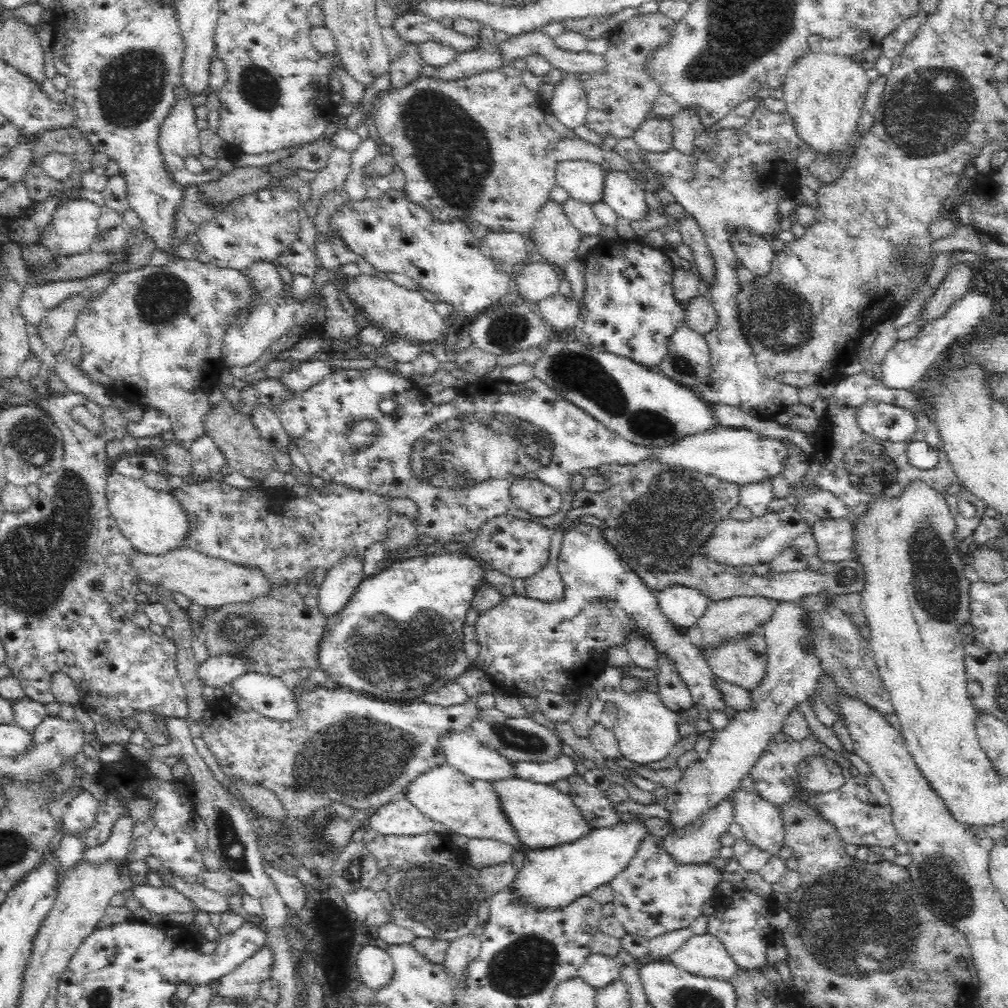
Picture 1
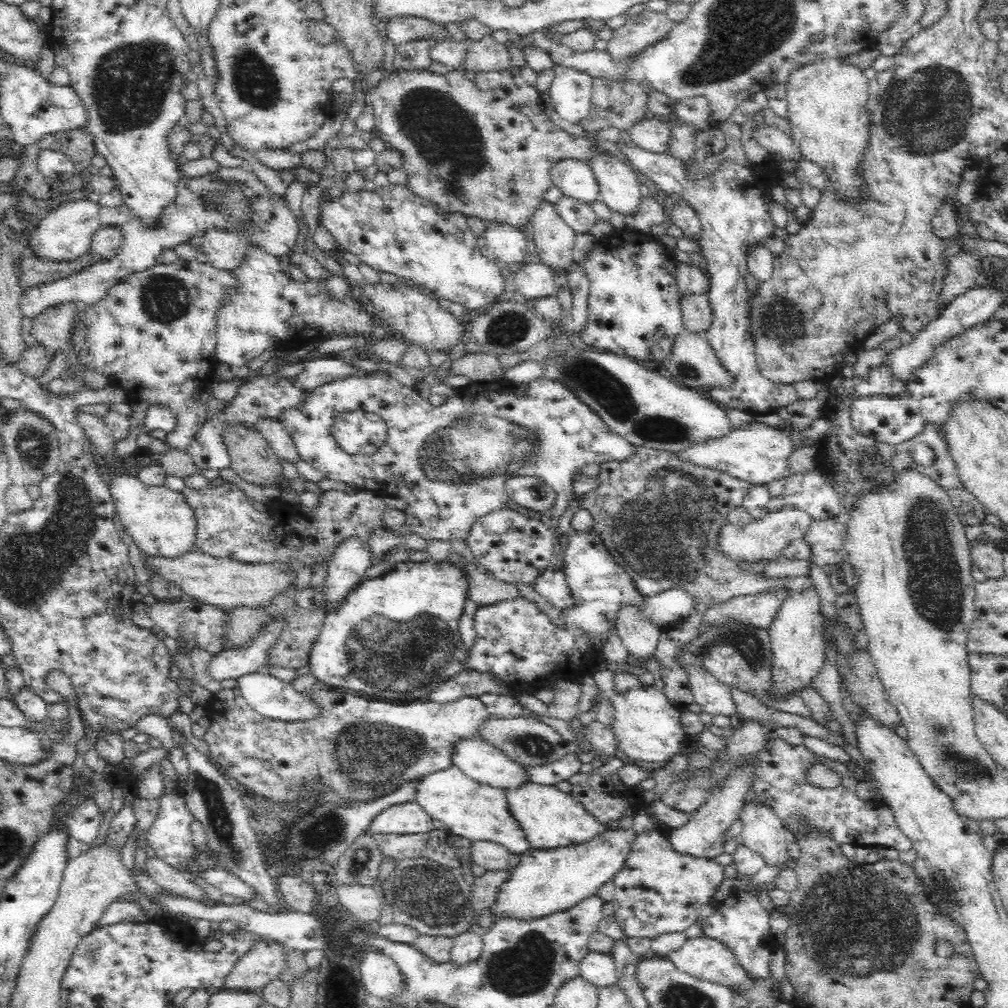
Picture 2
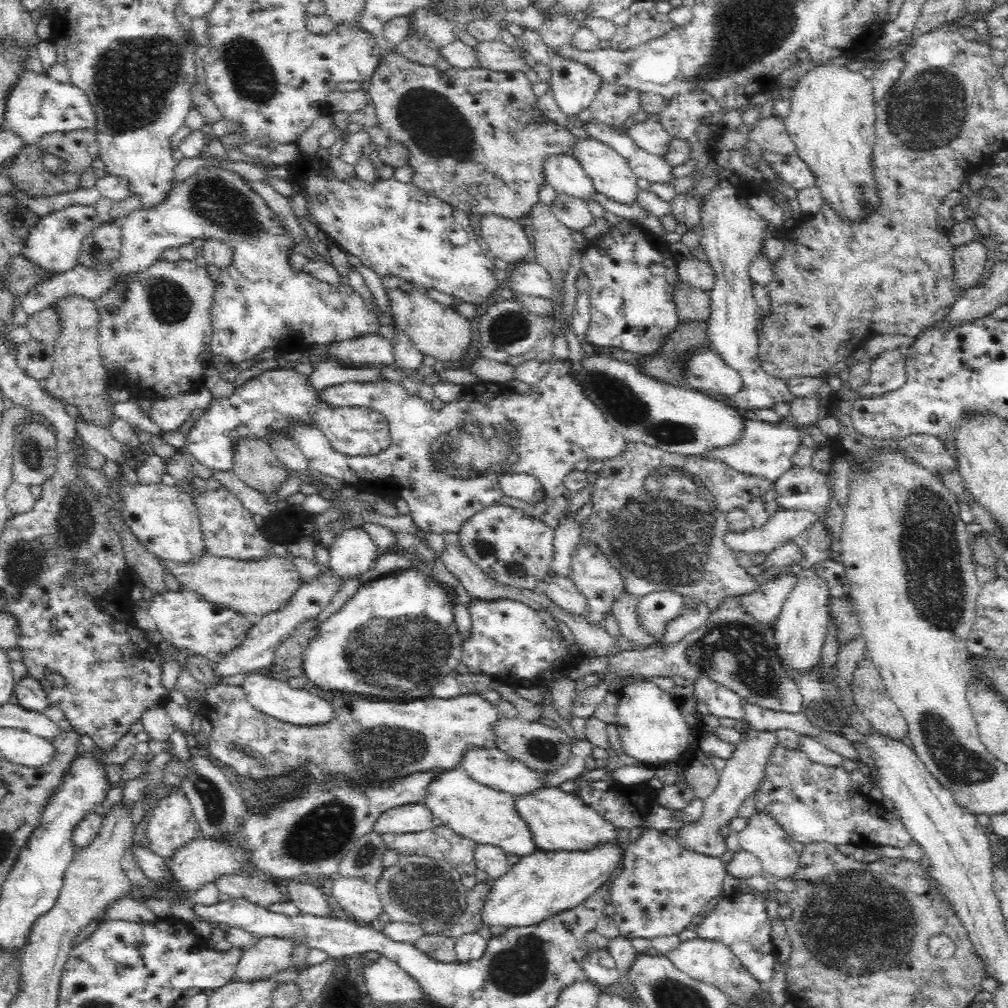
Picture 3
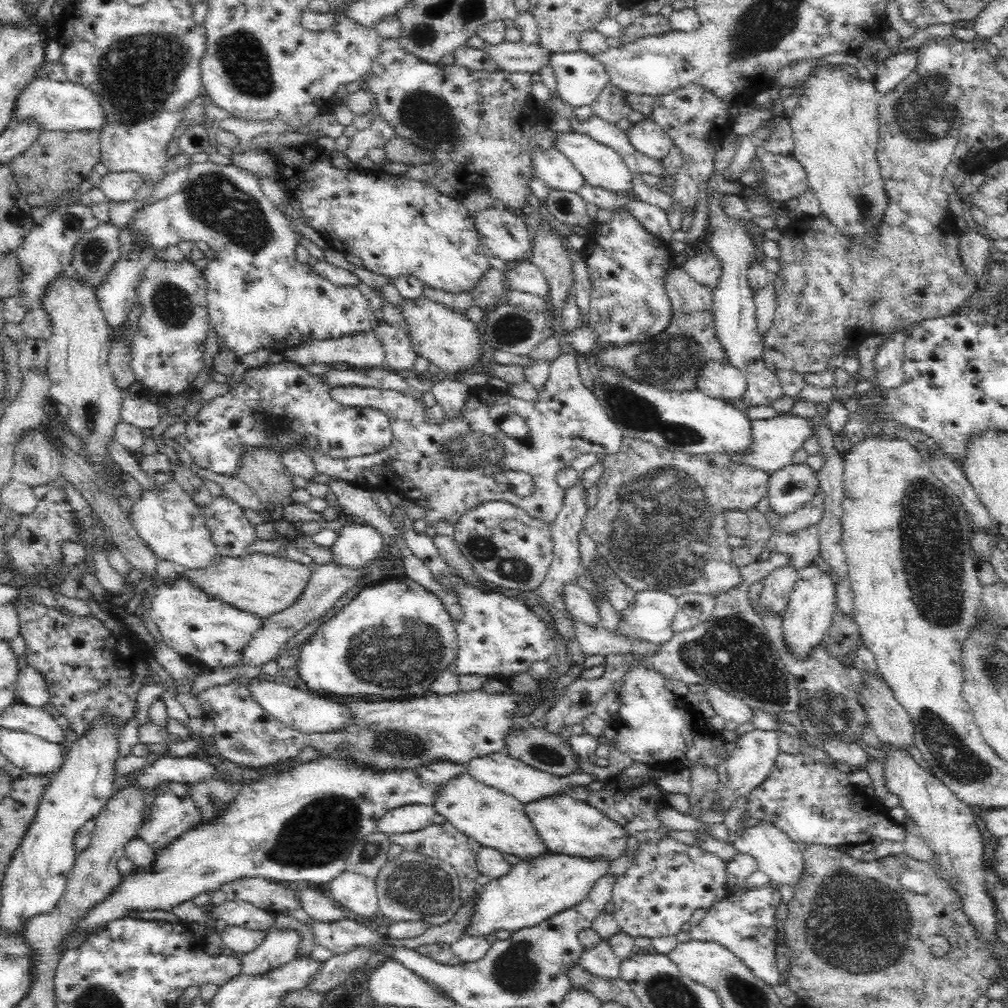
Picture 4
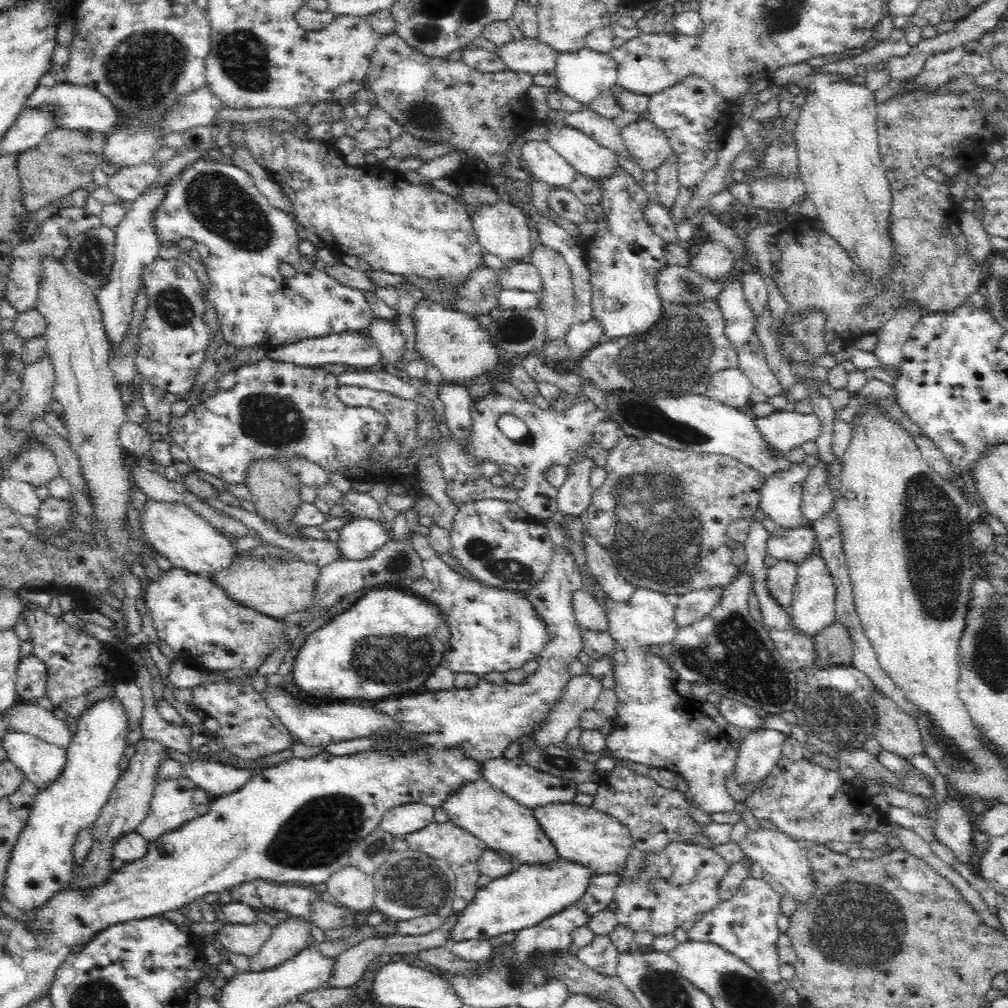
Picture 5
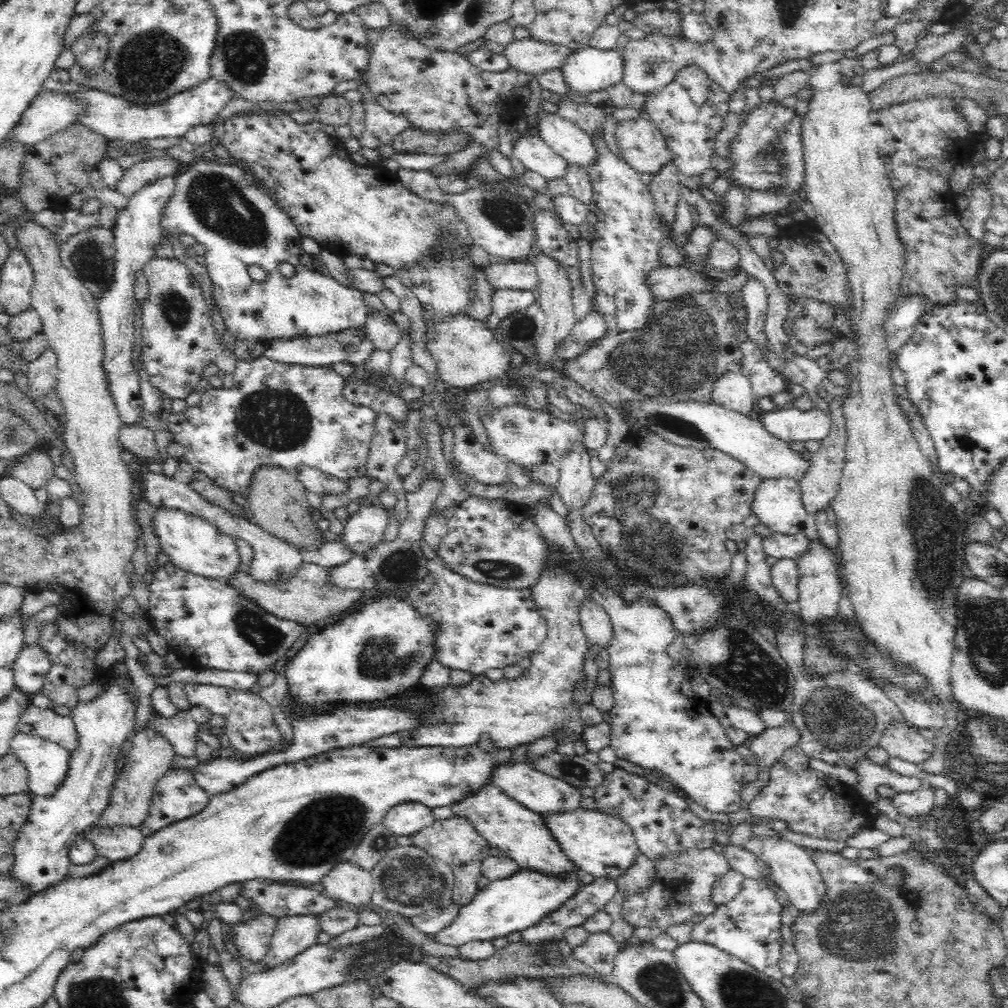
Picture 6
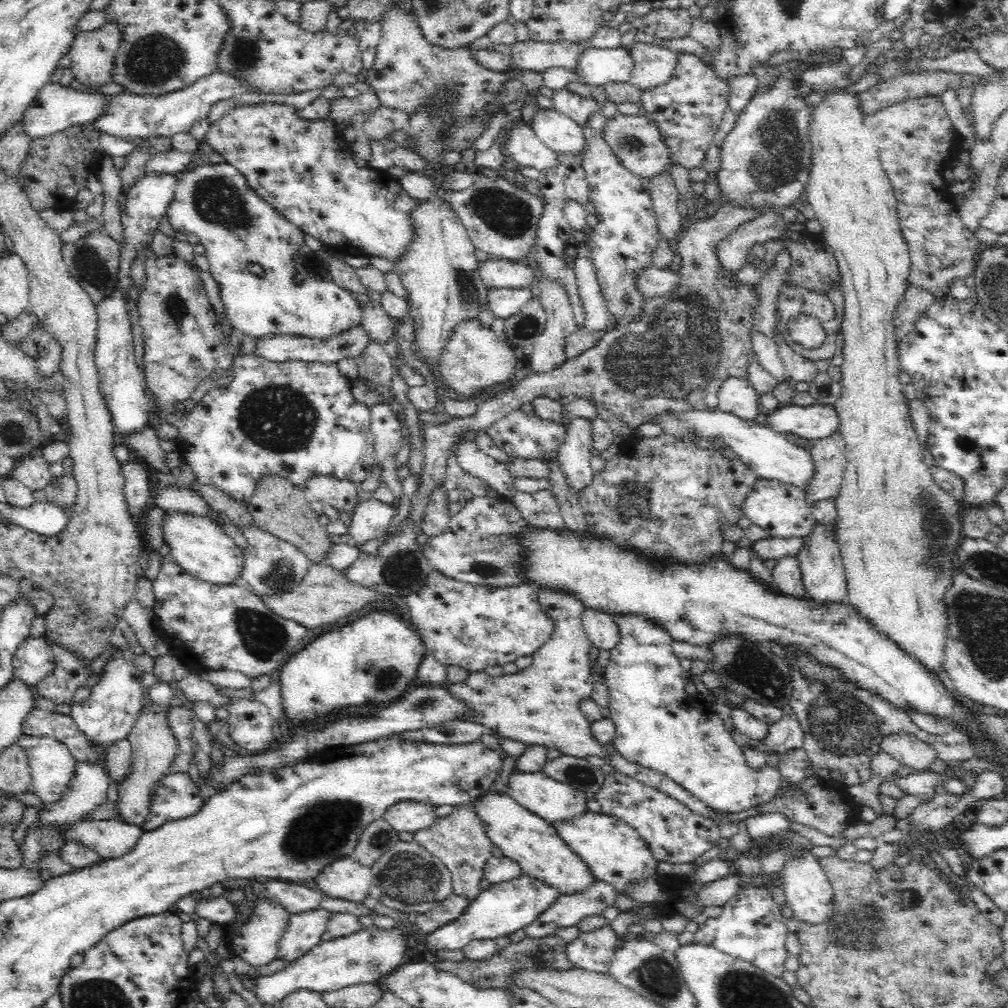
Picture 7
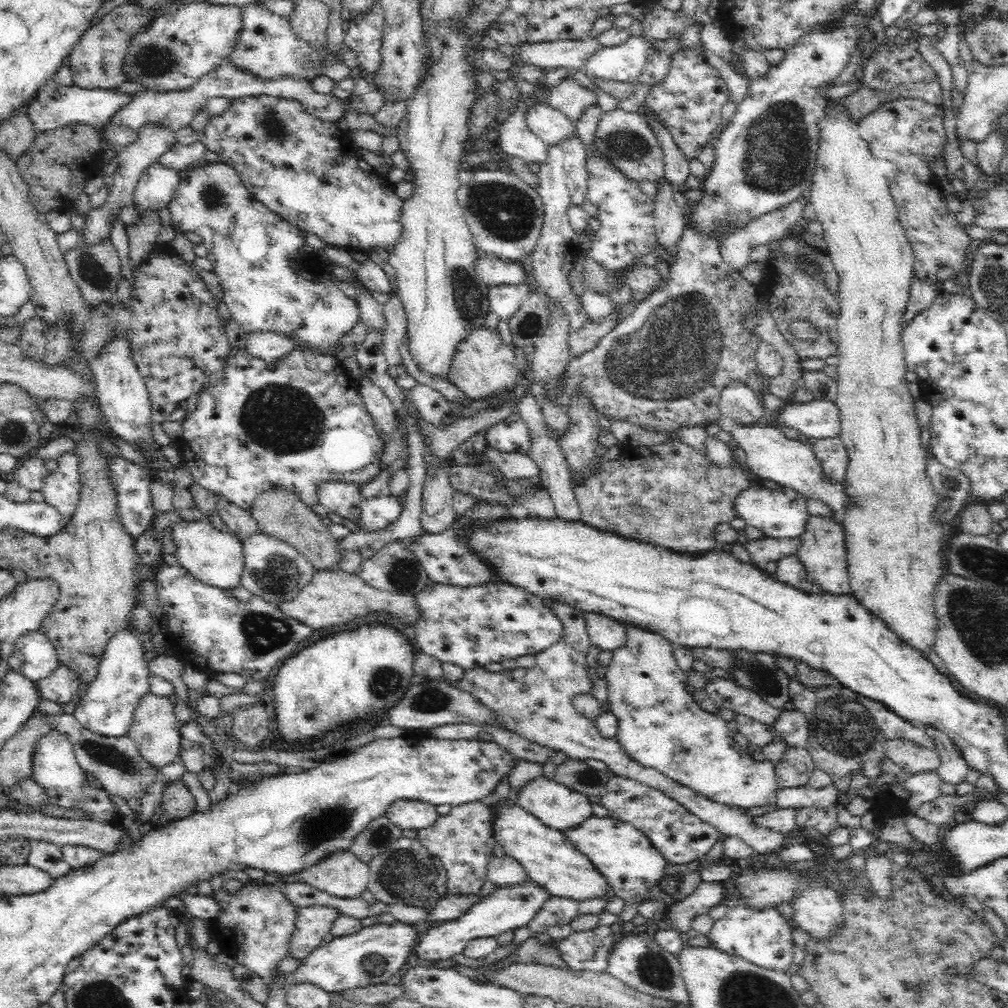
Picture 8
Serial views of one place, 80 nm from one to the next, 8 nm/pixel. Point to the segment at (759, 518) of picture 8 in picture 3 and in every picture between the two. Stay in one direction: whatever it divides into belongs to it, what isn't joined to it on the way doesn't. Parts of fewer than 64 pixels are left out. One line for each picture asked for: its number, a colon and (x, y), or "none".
3: (800, 488)
4: (790, 488)
5: (783, 490)
6: (777, 503)
7: (780, 508)

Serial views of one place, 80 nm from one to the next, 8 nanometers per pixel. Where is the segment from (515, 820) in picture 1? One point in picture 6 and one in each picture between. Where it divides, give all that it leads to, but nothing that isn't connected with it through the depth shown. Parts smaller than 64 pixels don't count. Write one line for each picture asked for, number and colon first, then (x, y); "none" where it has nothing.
2: (549, 818)
3: (557, 820)
4: (564, 825)
5: (582, 834)
6: (600, 845)

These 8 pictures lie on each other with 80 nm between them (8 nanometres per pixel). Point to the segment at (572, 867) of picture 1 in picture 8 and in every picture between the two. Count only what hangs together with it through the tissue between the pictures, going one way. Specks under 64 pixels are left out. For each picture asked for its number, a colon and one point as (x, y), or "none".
2: (545, 881)
3: (543, 883)
4: (537, 888)
5: (532, 892)
6: (507, 905)
7: (503, 908)
8: (506, 908)

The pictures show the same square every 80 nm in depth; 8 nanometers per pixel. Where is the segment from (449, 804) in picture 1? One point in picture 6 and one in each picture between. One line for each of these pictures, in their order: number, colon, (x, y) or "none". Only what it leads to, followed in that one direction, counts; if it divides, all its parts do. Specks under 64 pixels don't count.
2: (473, 810)
3: (483, 814)
4: (495, 819)
5: (488, 814)
6: (520, 834)

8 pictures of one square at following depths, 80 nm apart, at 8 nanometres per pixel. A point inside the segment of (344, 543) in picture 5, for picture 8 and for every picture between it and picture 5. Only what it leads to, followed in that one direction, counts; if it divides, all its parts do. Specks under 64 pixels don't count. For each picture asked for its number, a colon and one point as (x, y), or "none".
6: (364, 530)
7: (370, 519)
8: (376, 513)

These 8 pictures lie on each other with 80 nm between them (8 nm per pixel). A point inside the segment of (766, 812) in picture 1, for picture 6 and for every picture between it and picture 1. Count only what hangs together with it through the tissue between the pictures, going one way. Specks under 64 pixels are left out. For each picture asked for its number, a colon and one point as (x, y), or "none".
2: (763, 831)
3: (763, 836)
4: (777, 855)
5: (779, 855)
6: (793, 870)

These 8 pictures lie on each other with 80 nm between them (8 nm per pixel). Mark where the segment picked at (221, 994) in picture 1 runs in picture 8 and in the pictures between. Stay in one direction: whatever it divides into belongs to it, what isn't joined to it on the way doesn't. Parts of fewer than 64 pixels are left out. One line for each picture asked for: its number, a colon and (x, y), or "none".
2: (262, 963)
3: (267, 957)
4: (278, 947)
5: (290, 936)
6: (292, 935)
7: (303, 930)
8: (311, 924)

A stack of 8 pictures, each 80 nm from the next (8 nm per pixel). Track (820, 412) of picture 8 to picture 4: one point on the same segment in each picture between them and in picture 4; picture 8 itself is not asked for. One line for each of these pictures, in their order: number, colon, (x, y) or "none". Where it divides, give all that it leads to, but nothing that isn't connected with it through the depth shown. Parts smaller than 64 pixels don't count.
4: (773, 442)
5: (782, 432)
6: (790, 425)
7: (819, 421)

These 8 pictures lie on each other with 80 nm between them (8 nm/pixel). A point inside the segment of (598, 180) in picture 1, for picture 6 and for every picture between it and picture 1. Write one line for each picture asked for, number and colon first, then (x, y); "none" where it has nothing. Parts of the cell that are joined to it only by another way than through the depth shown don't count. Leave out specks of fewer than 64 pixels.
2: (576, 179)
3: (565, 174)
4: (553, 168)
5: (540, 159)
6: (530, 150)

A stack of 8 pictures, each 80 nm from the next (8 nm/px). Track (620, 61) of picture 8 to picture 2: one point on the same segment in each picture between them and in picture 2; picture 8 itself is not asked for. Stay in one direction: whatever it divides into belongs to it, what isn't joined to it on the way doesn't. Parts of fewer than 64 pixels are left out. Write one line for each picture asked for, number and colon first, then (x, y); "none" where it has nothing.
2: (570, 91)
3: (574, 86)
4: (579, 78)
5: (582, 75)
6: (585, 71)
7: (594, 66)

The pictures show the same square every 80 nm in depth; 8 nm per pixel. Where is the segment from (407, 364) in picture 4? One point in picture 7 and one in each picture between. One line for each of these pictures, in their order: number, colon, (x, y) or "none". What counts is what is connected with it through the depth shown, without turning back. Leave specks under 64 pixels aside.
5: (390, 341)
6: (382, 331)
7: (379, 327)

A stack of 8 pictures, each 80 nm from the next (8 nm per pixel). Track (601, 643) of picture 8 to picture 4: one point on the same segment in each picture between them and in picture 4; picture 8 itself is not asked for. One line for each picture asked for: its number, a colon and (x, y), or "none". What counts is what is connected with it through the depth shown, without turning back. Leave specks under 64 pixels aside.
4: (578, 601)
5: (589, 615)
6: (595, 623)
7: (601, 631)

